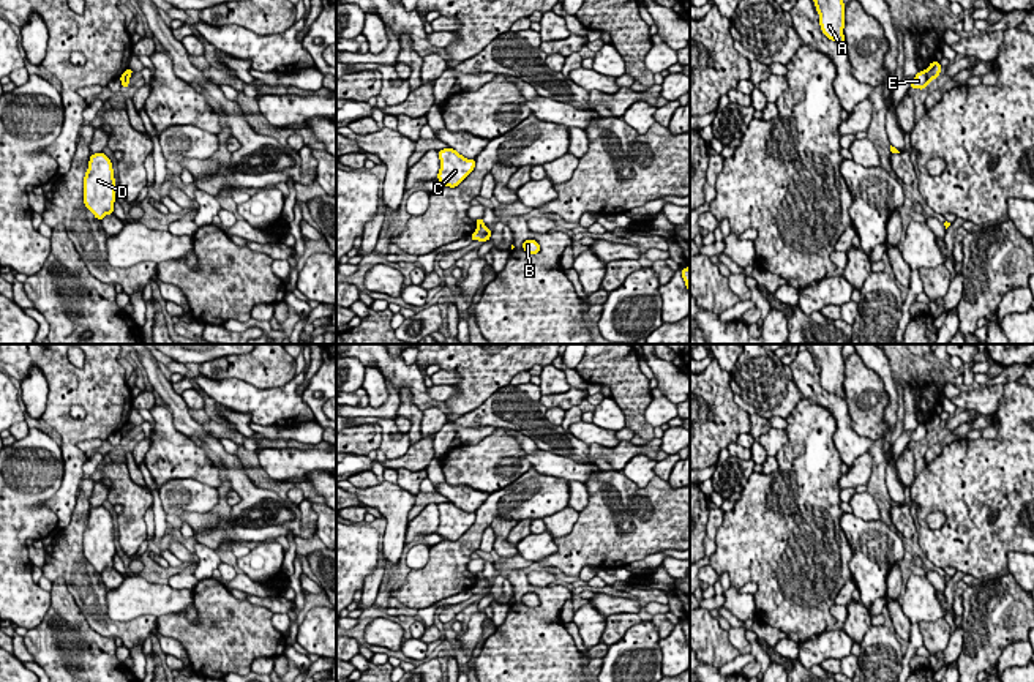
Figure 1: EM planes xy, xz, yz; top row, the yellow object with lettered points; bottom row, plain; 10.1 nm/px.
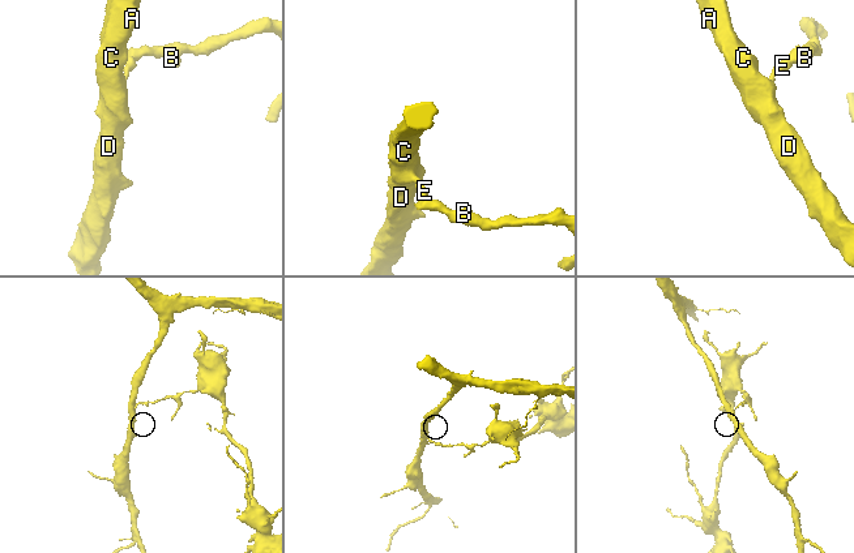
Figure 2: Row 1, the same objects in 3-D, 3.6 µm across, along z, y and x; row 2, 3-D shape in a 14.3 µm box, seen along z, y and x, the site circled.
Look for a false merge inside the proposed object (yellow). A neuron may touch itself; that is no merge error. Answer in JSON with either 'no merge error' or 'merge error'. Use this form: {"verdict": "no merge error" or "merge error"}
{"verdict": "merge error"}

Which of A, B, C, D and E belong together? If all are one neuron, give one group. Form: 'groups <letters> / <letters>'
groups A C D E / B

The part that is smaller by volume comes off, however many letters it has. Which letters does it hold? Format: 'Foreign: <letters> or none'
Foreign: B

